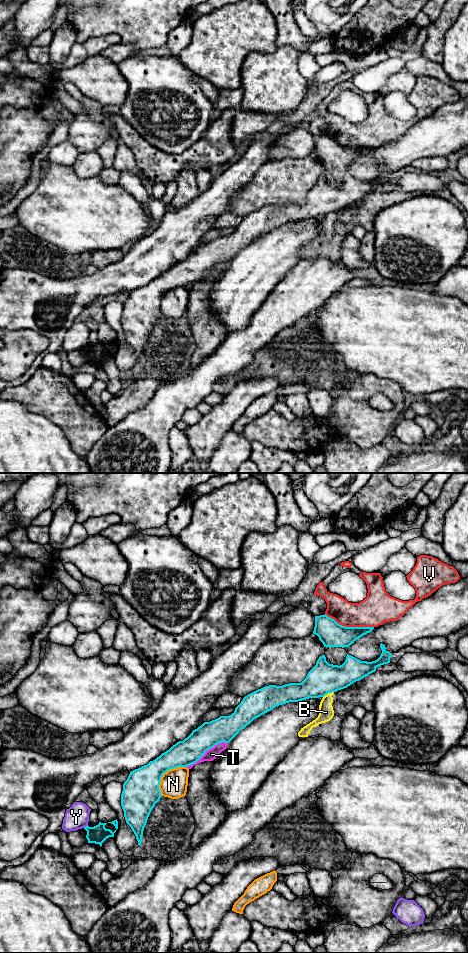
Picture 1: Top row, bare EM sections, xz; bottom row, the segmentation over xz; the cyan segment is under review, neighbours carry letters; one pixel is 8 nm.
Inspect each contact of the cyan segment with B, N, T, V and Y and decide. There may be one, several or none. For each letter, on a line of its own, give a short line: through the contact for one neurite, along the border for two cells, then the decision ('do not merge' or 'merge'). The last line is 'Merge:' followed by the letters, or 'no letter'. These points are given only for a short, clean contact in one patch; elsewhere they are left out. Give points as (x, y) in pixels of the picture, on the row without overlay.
B: line xz (333, 211), (323, 217); do not merge
N: do not merge
T: do not merge
V: do not merge
Y: line xz (87, 344), (83, 347); do not merge
Merge: no letter

